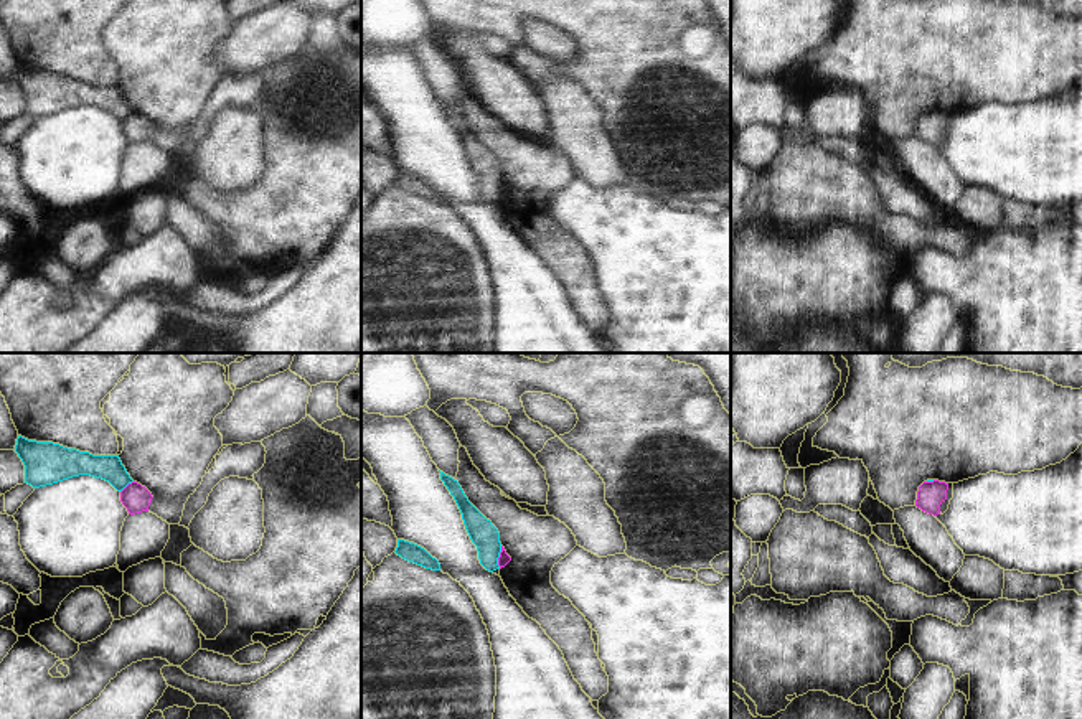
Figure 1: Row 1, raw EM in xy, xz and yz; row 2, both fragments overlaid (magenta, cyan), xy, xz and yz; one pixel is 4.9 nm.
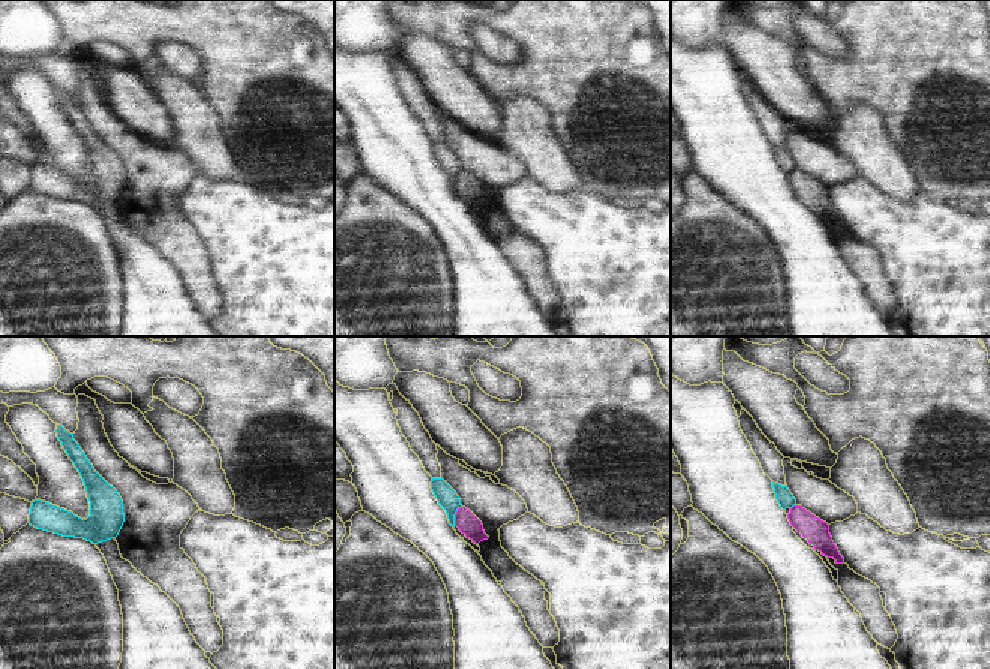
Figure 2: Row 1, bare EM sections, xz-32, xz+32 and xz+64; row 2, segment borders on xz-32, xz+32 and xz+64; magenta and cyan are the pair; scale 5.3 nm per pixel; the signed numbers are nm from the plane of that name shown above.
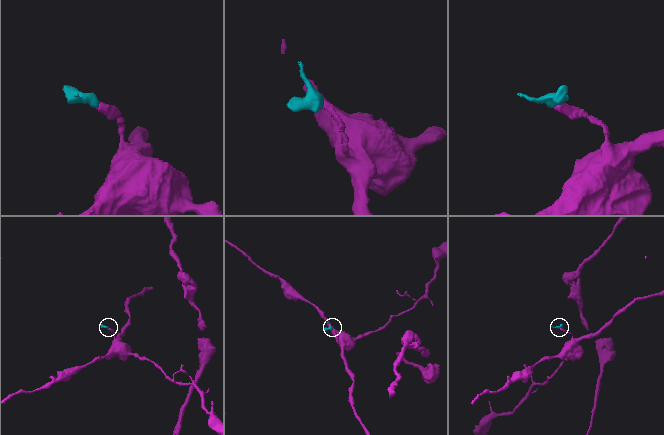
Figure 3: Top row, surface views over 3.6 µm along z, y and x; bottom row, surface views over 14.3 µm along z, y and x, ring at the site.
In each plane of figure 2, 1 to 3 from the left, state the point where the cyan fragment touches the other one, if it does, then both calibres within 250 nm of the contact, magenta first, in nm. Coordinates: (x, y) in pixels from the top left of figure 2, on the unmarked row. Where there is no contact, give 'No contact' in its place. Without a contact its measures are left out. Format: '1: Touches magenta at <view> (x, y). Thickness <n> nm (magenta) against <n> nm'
1: No contact
2: Touches magenta at xz+32 (455, 180). Thickness 110 nm (magenta) against 110 nm
3: Touches magenta at xz+64 (792, 171). Thickness 140 nm (magenta) against 90 nm

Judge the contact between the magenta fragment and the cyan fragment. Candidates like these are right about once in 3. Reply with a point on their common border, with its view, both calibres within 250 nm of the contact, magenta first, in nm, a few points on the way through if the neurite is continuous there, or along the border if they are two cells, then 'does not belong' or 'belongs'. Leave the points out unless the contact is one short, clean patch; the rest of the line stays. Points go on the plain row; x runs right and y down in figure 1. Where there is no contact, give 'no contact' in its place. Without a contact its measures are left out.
xz (498, 188) | 60/140 nm | along xz (502, 177), (498, 198) | does not belong

